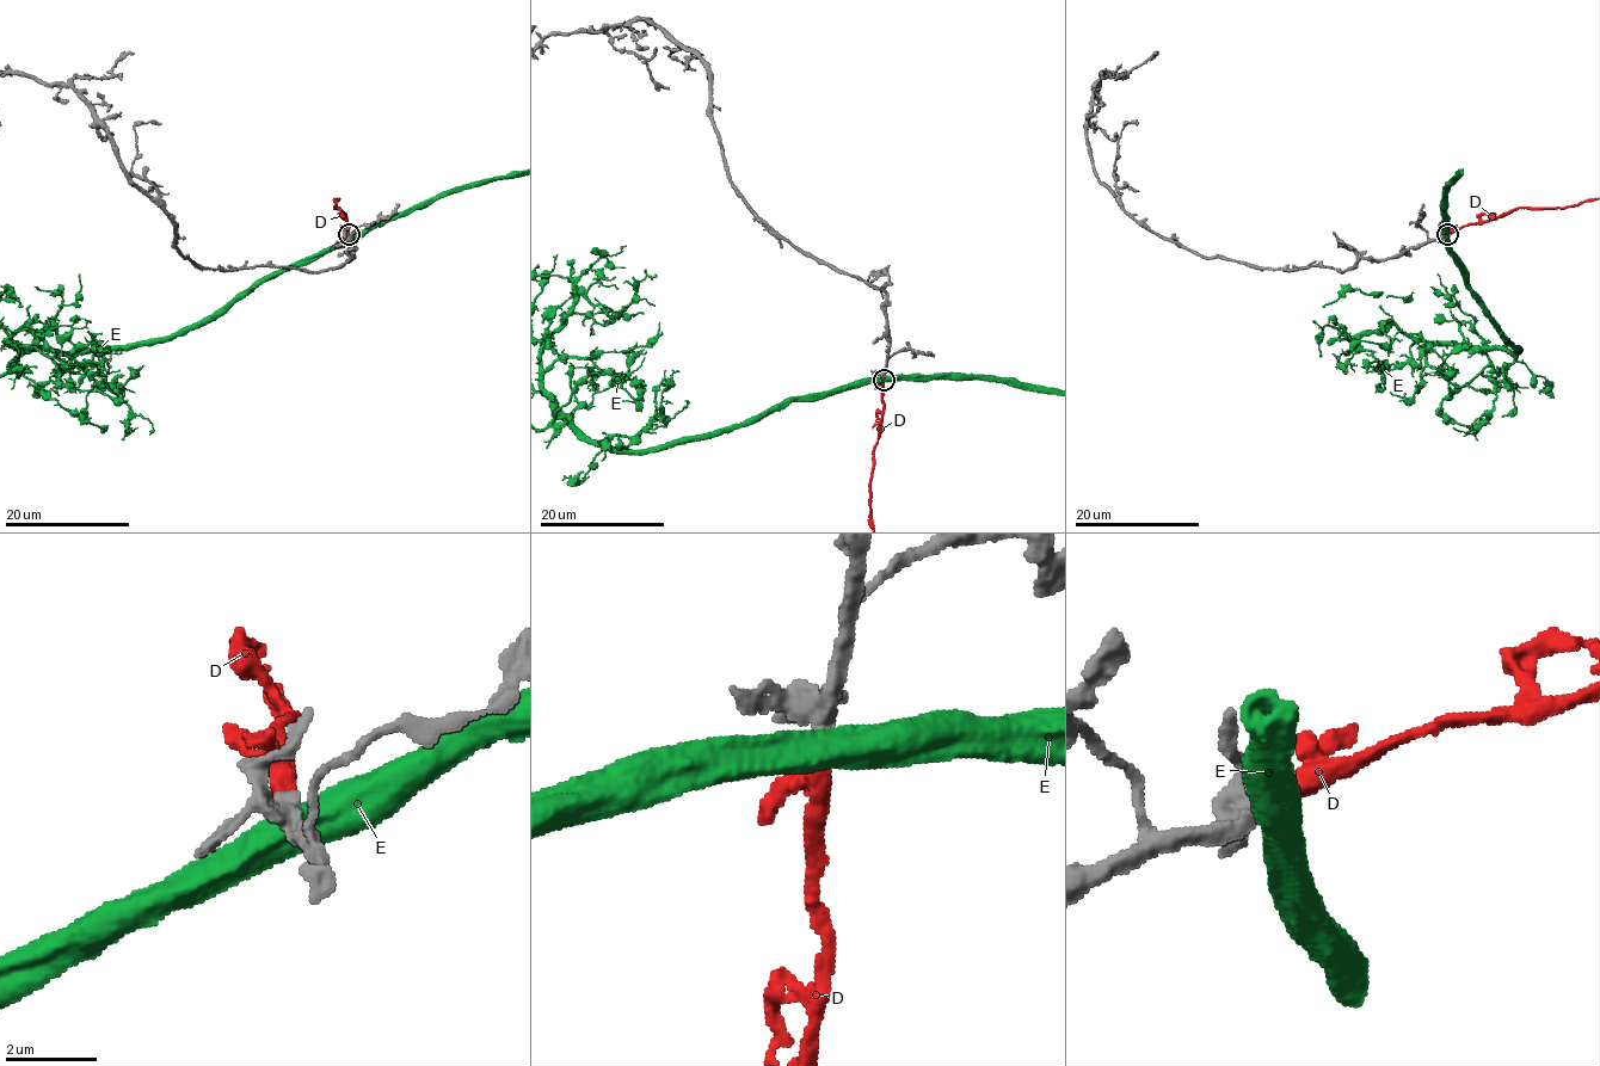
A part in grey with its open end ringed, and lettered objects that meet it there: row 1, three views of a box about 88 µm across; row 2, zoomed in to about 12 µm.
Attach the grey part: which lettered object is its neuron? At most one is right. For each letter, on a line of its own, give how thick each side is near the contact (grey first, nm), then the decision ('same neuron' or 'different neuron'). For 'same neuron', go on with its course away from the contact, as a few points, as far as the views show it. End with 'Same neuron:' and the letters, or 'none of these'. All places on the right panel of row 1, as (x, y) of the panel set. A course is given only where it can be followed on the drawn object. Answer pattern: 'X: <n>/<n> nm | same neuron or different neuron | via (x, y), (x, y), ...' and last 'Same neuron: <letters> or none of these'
D: 400/360 nm | same neuron
E: 360/550 nm | different neuron
Same neuron: D

